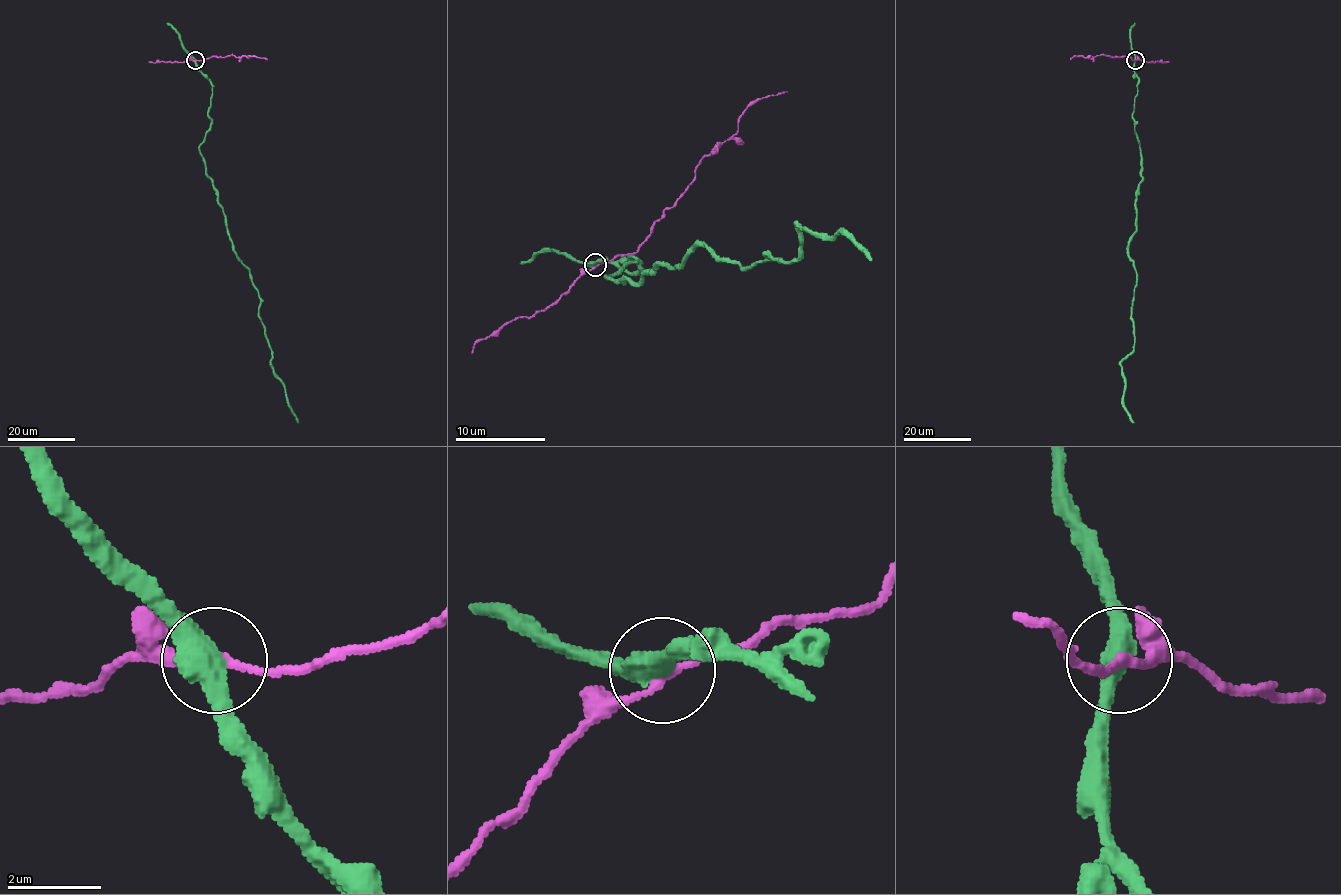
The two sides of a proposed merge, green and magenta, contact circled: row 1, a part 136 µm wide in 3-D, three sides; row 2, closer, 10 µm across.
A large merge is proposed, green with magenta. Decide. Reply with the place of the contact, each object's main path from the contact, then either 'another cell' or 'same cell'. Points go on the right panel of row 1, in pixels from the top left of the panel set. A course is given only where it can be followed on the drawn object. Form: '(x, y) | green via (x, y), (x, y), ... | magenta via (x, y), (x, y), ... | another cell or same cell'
(1135, 60) | green via (1135, 60), (1133, 118), (1142, 181), (1128, 250), (1136, 271), (1134, 348), (1121, 362), (1123, 407), (1133, 422) | magenta via (1135, 60), (1104, 55), (1070, 59) | another cell

